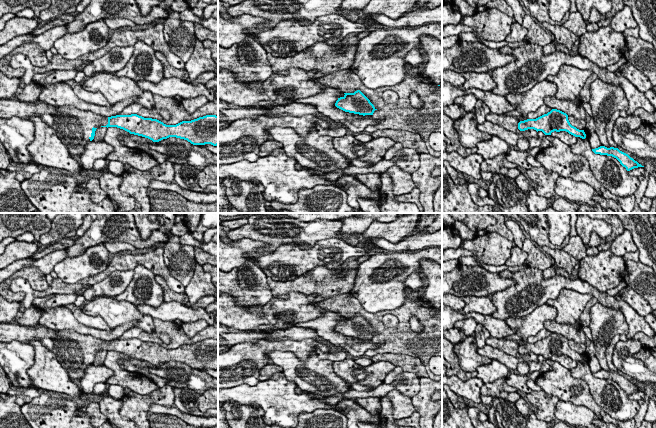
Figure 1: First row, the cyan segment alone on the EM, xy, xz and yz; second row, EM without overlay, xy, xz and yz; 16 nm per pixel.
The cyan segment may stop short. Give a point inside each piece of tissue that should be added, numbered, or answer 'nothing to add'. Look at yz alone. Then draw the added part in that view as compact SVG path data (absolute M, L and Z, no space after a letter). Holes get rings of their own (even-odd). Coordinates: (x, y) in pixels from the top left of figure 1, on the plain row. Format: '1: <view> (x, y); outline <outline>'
nothing to add

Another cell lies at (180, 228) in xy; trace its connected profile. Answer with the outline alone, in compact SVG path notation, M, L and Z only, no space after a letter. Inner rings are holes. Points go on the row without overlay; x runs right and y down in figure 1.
M180 221L178 223L175 223L171 229L171 233L175 236L182 236L188 231L189 231L189 229L186 226L186 224L184 223L184 221Z

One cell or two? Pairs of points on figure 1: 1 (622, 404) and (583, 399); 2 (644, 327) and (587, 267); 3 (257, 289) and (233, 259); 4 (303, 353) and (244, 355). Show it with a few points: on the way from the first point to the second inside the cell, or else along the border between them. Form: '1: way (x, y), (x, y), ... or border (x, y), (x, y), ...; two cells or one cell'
1: border (581, 380), (587, 384), (592, 398), (602, 409); two cells
2: border (585, 280), (599, 290), (606, 292); two cells
3: border (262, 270), (251, 261), (246, 261), (228, 272); two cells
4: way (288, 346), (264, 346), (259, 351); one cell

